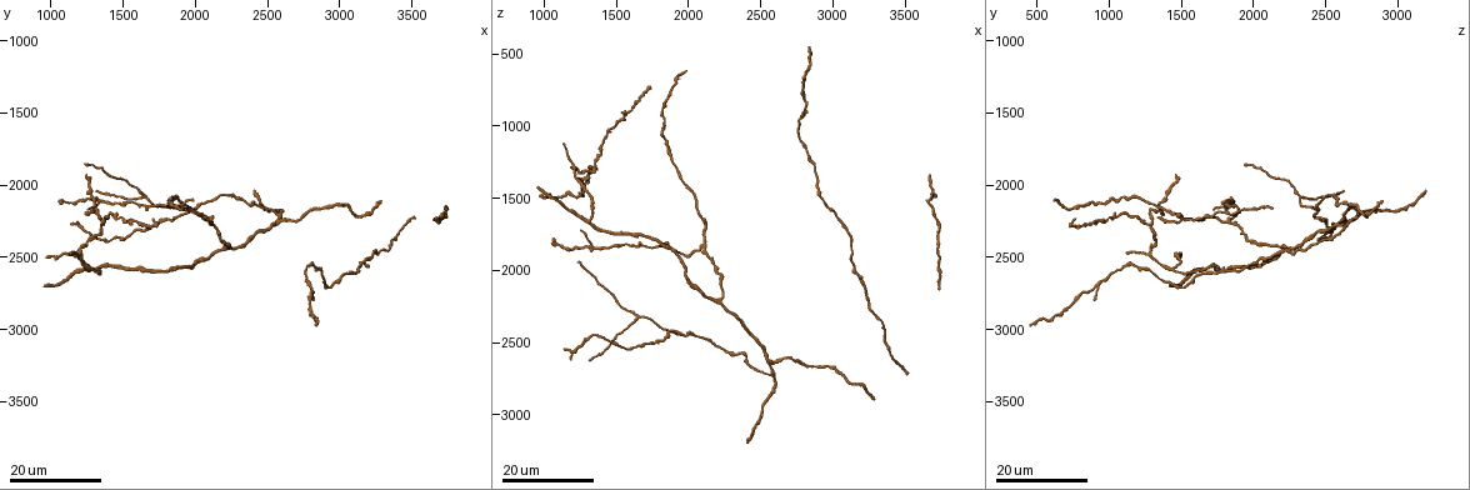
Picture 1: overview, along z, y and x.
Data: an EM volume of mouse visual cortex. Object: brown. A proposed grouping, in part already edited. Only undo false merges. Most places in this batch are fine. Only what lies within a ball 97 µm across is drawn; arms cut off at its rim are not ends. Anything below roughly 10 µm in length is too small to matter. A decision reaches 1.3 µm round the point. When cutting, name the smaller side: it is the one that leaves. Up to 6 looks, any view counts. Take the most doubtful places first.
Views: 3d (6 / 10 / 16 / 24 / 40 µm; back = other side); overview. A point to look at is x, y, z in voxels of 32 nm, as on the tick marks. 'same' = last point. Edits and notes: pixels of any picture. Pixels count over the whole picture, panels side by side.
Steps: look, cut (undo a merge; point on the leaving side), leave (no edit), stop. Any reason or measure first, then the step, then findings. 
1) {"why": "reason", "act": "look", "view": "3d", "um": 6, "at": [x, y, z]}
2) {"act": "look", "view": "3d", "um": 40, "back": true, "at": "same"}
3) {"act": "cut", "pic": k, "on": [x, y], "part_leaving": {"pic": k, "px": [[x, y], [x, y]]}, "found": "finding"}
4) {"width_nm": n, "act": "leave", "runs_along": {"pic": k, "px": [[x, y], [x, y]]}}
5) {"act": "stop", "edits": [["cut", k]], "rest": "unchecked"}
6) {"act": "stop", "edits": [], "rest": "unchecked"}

{"why": "a fork", "act": "look", "view": "3d", "um": 16, "at": [1940, 2200, 2440]}

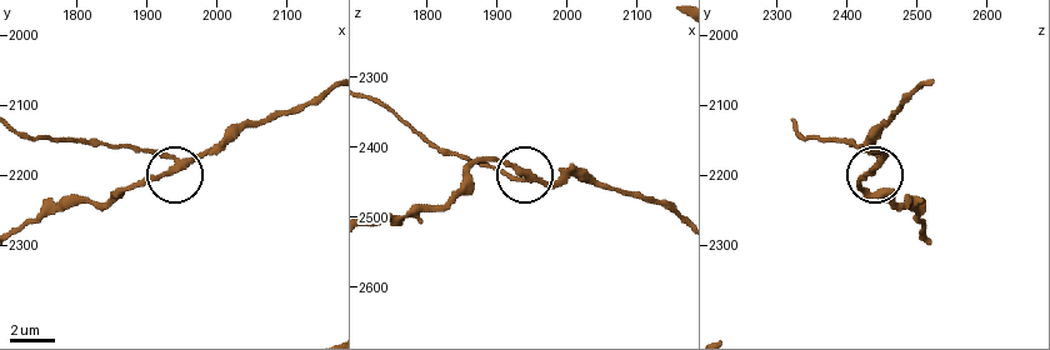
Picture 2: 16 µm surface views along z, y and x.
{"act": "look", "view": "3d", "um": 6, "at": [1930, 2190, 2440]}

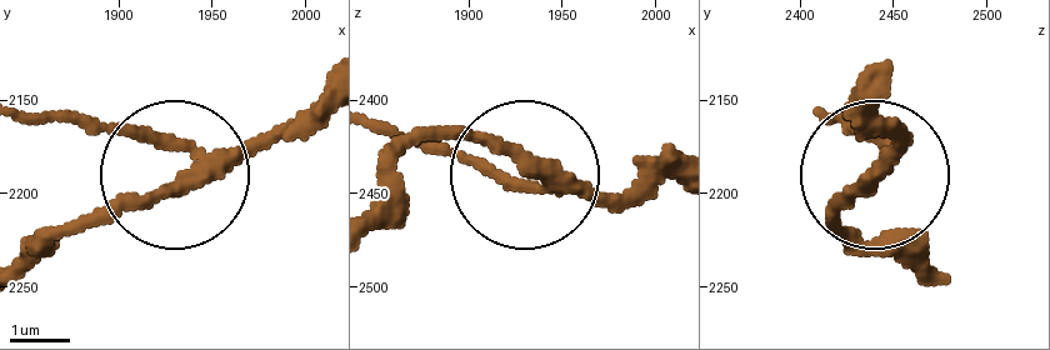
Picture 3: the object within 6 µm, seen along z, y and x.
{"arms": 3, "act": "cut", "pic": 3, "on": [111, 126], "found": "a second neuron is stuck on"}

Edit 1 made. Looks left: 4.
{"why": "looks like a crossing", "act": "look", "view": "3d", "um": 16, "at": [2240, 2420, 2220]}

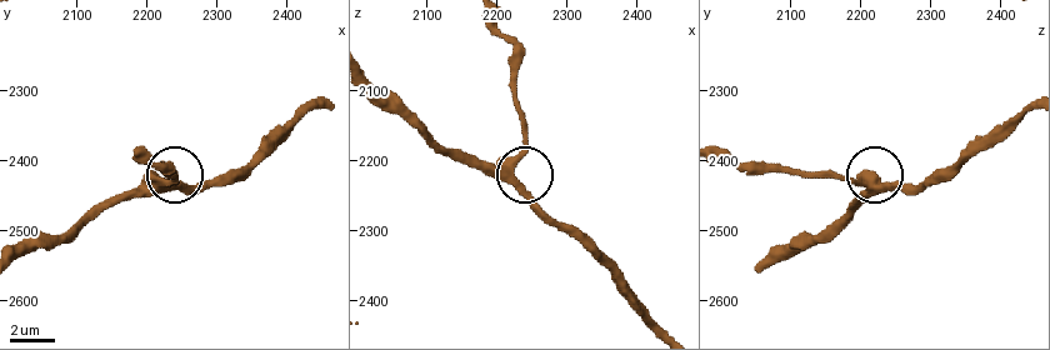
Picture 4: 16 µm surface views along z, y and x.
{"act": "look", "view": "3d", "um": 6, "at": [2215, 2430, 2200]}

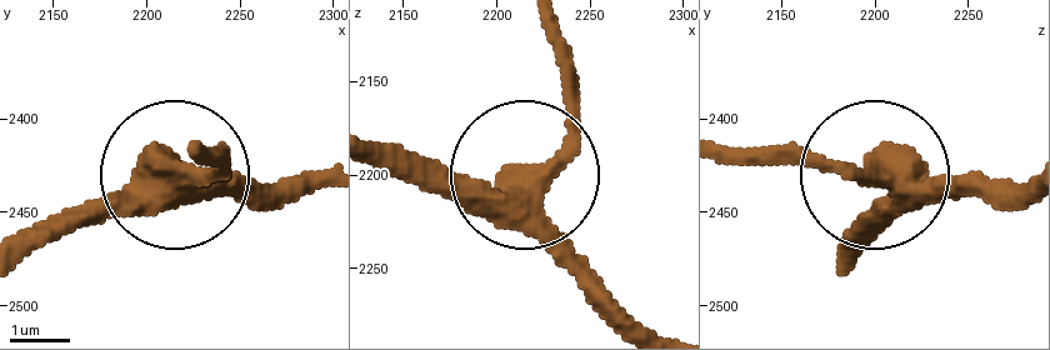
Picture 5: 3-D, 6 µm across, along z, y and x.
{"side_arm_um": 66, "arms": 4, "act": "leave", "found": "one neuron here"}

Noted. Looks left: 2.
{"act": "stop", "edits": [["cut", 3]], "rest": "unchecked"}

